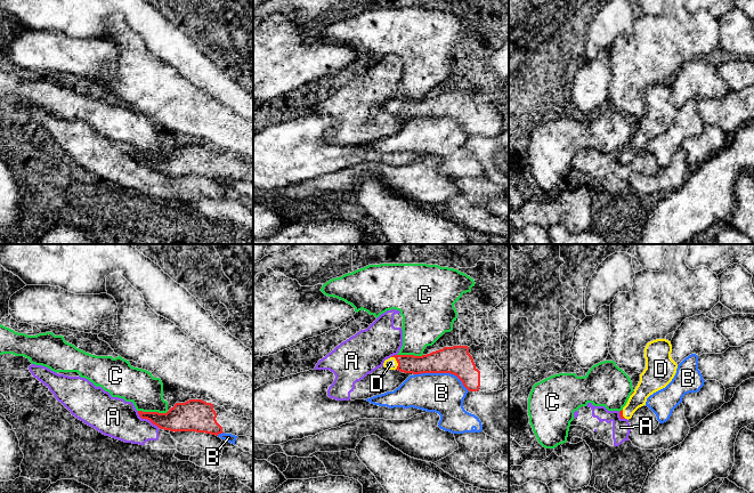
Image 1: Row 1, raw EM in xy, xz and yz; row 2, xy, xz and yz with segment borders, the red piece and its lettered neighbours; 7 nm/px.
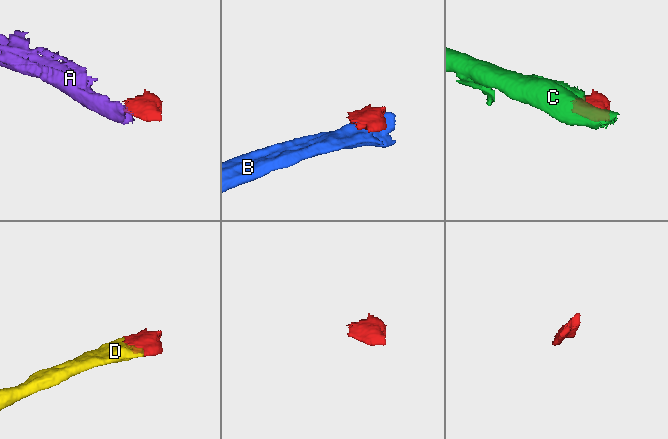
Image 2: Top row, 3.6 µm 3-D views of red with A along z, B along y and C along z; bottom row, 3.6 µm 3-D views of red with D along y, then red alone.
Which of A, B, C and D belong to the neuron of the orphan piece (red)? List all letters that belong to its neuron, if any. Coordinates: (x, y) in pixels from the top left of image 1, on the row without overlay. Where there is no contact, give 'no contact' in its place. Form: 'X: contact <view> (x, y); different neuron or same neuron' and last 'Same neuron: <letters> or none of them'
A: contact xy (147, 163); different neuron
B: contact xz (443, 116); different neuron
C: contact xy (153, 156); different neuron
D: contact xz (397, 106); same neuron
Same neuron: D

